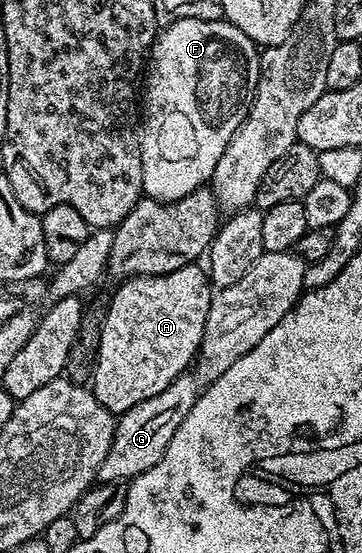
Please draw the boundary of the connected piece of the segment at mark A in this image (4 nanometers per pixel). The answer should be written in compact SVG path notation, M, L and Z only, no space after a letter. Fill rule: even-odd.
M200 265L174 269L174 273L165 275L138 275L134 279L123 280L117 287L120 288L113 293L108 312L102 315L100 348L90 390L107 411L119 417L134 405L158 396L193 366L206 329L206 313L210 313L214 288L205 268Z

